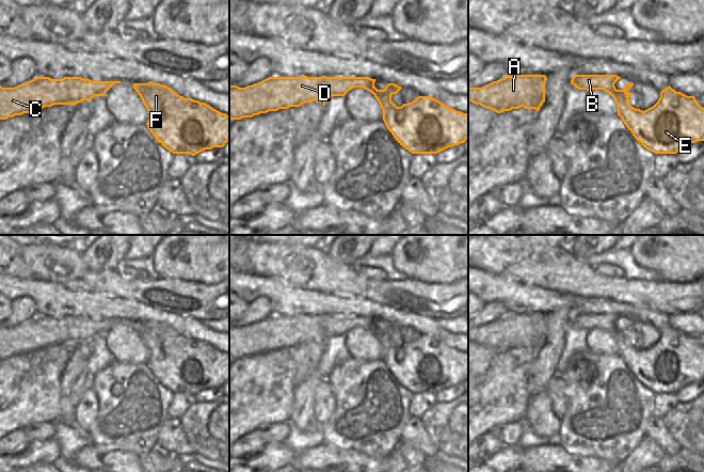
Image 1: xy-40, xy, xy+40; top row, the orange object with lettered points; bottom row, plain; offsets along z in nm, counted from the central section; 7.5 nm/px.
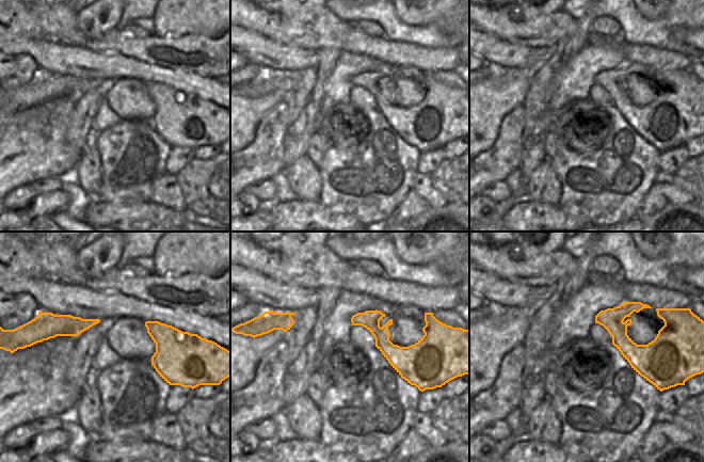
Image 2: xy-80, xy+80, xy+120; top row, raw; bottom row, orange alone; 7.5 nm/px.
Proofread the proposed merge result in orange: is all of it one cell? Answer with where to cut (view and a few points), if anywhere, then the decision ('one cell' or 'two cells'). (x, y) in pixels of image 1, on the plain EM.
cut none; one cell

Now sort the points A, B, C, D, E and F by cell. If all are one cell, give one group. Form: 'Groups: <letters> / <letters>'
Groups: A B C D E F

